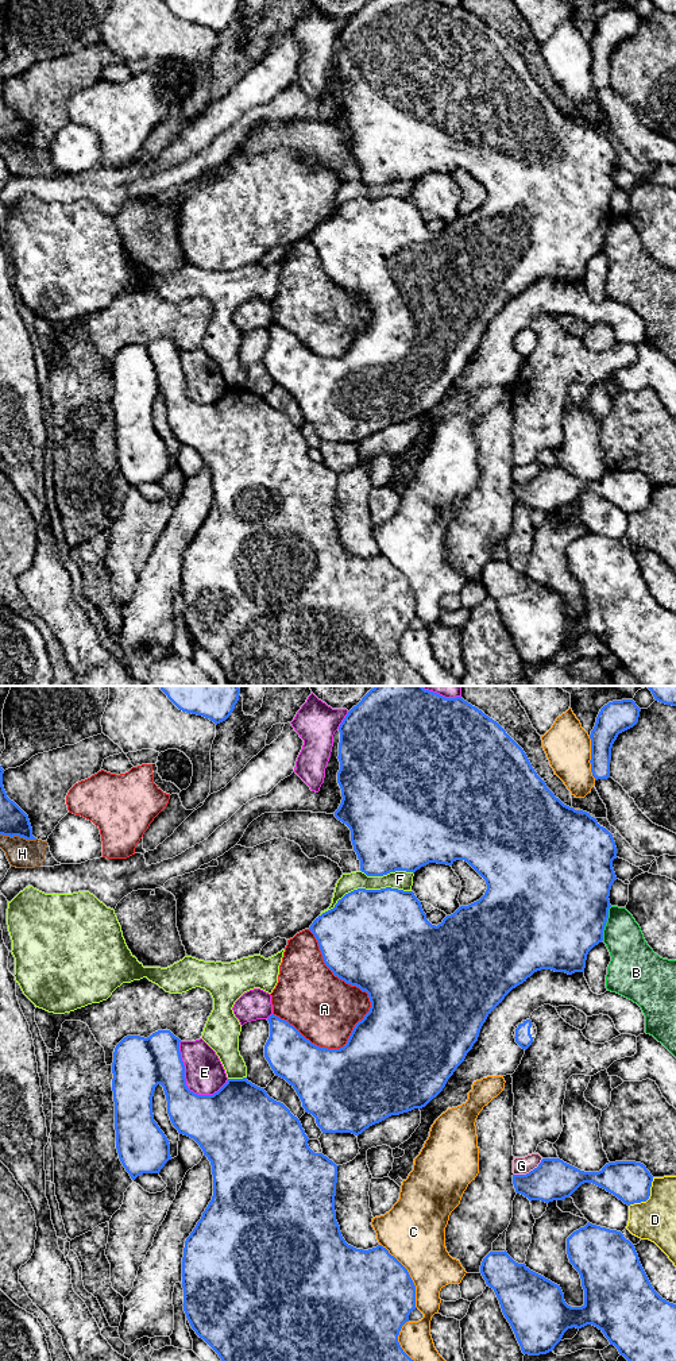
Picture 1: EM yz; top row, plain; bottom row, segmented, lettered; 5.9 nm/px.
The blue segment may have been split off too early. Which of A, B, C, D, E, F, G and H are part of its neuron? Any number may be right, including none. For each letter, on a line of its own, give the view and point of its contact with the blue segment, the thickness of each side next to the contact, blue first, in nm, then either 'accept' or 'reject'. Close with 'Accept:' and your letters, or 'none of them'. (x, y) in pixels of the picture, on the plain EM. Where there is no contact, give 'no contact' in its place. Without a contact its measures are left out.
A: contact yz (355, 293); calibres 500 and 400 nm; reject
B: contact yz (605, 232); calibres 500 and 240 nm; reject
C: contact yz (409, 583); calibres 500 and 360 nm; reject
D: contact yz (648, 506); calibres 240 and 260 nm; reject
E: contact yz (184, 385); calibres 300 and 240 nm; reject
F: contact yz (364, 197); calibres 500 and 110 nm; reject
G: contact yz (530, 479); calibres 240 and 110 nm; reject
H: contact yz (19, 145); calibres 170 and 180 nm; reject
Accept: none of them

